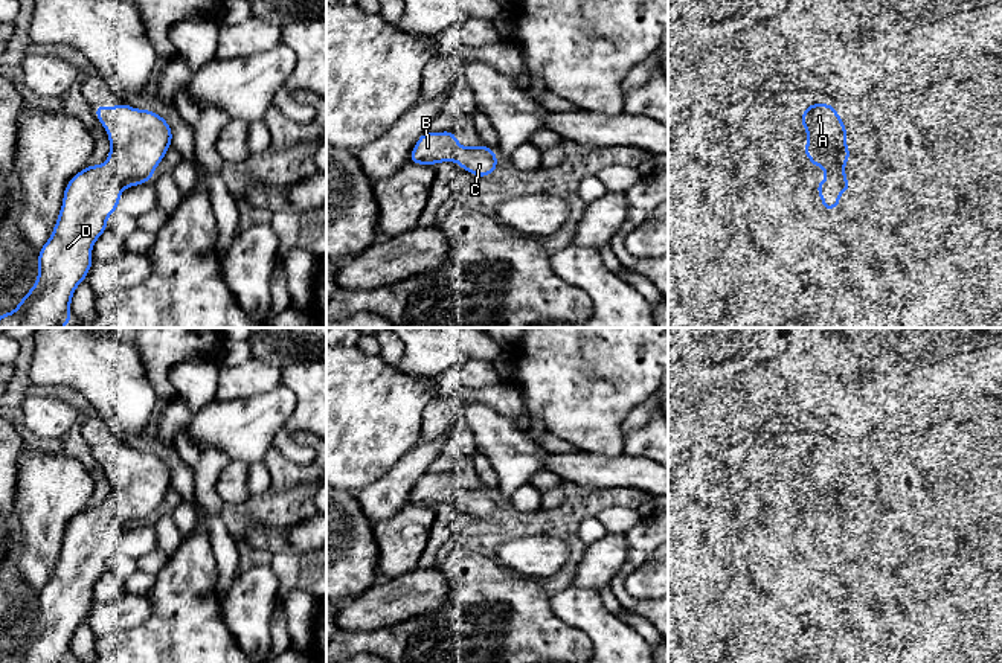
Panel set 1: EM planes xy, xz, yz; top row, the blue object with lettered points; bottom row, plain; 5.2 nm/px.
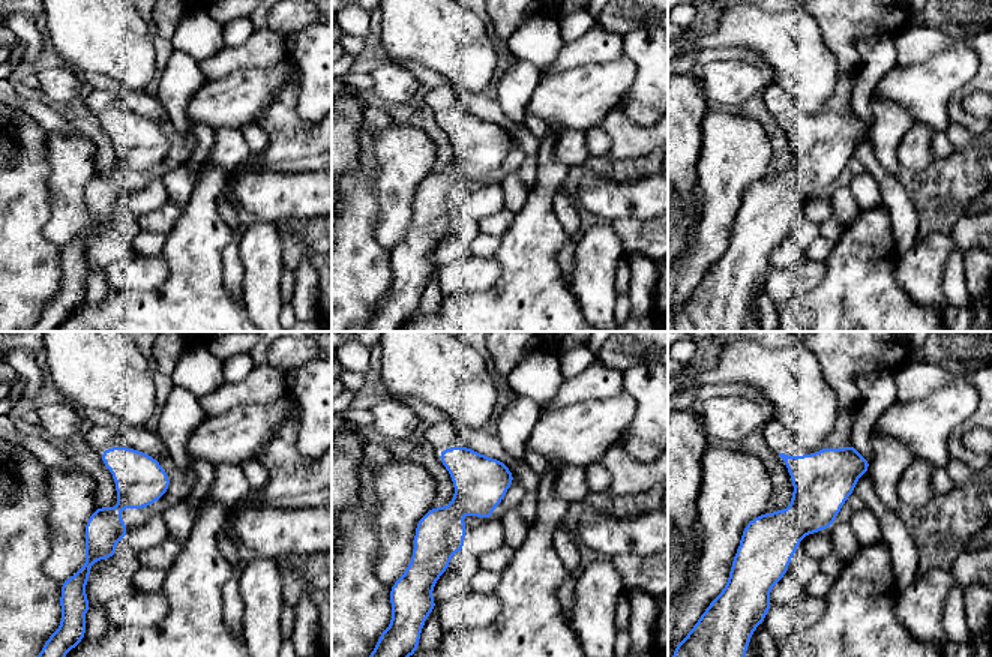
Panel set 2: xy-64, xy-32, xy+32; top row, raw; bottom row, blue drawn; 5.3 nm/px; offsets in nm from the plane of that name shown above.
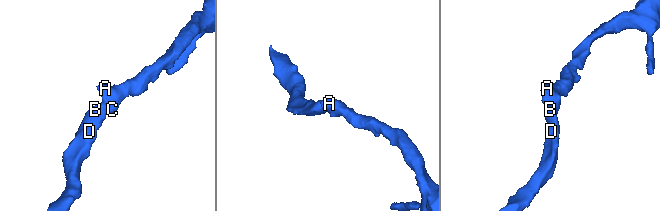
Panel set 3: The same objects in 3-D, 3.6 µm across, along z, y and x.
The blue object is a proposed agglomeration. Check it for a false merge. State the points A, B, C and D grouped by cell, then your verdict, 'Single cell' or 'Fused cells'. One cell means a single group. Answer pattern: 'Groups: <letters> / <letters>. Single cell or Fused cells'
Groups: A B C D. Single cell

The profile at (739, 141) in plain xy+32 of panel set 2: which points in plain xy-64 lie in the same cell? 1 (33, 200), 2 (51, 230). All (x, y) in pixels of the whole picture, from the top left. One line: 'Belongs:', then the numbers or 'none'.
Belongs: 2

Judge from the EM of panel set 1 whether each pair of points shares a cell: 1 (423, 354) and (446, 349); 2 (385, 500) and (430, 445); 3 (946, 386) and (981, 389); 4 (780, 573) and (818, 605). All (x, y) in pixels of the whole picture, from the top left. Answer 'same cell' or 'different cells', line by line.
1: same cell
2: same cell
3: same cell
4: different cells

